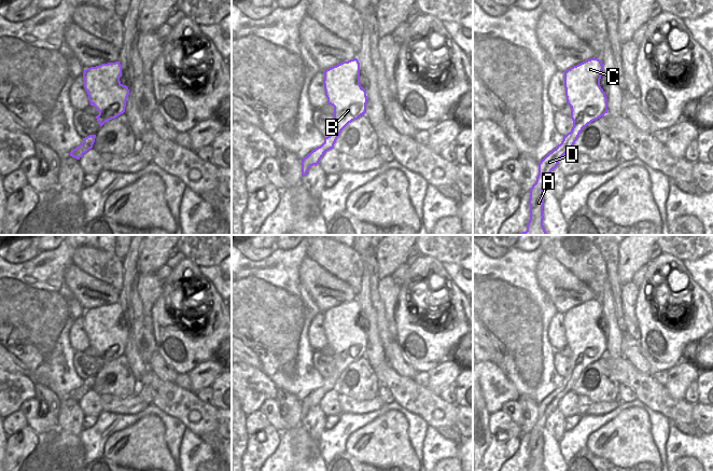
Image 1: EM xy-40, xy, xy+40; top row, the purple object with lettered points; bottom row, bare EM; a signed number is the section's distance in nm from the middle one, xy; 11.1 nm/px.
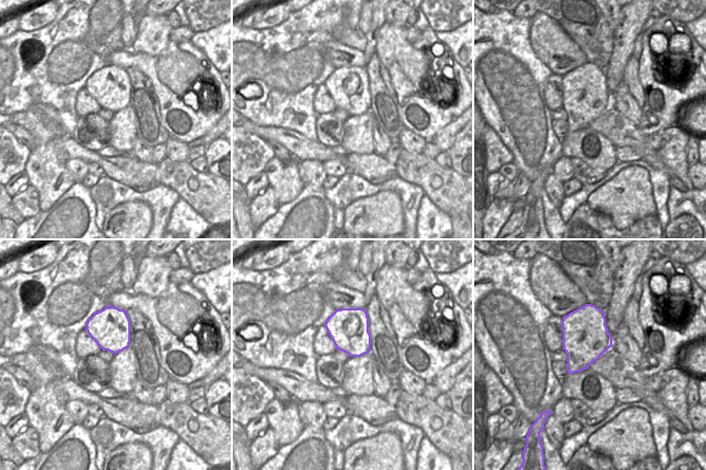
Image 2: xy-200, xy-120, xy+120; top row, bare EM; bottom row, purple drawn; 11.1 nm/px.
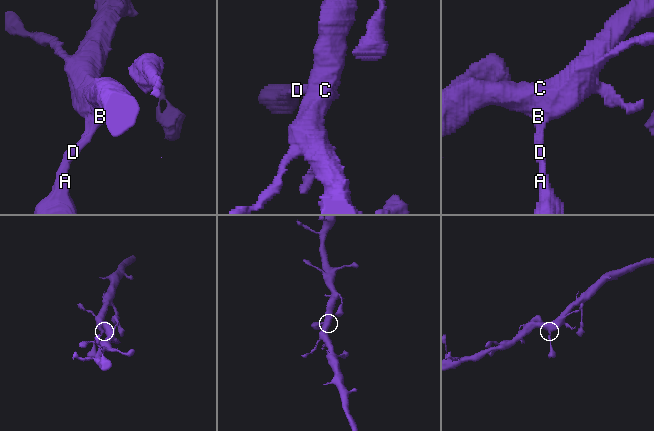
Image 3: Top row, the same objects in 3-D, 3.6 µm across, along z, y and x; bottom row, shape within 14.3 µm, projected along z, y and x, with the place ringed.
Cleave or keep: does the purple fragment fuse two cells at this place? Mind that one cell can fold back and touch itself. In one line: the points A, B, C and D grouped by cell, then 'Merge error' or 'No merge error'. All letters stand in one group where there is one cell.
Groups: A B C D. No merge error.

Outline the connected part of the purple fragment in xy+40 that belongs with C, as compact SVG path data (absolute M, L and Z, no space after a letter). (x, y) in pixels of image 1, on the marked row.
M593 57L564 71L567 105L571 107L573 127L563 136L561 143L539 162L539 175L529 191L530 220L527 231L516 235L547 235L543 225L545 180L560 158L573 149L583 128L607 113L607 98L600 86L602 70L601 60Z

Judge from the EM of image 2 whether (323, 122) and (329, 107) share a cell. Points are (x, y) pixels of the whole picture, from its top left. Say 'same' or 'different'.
different

